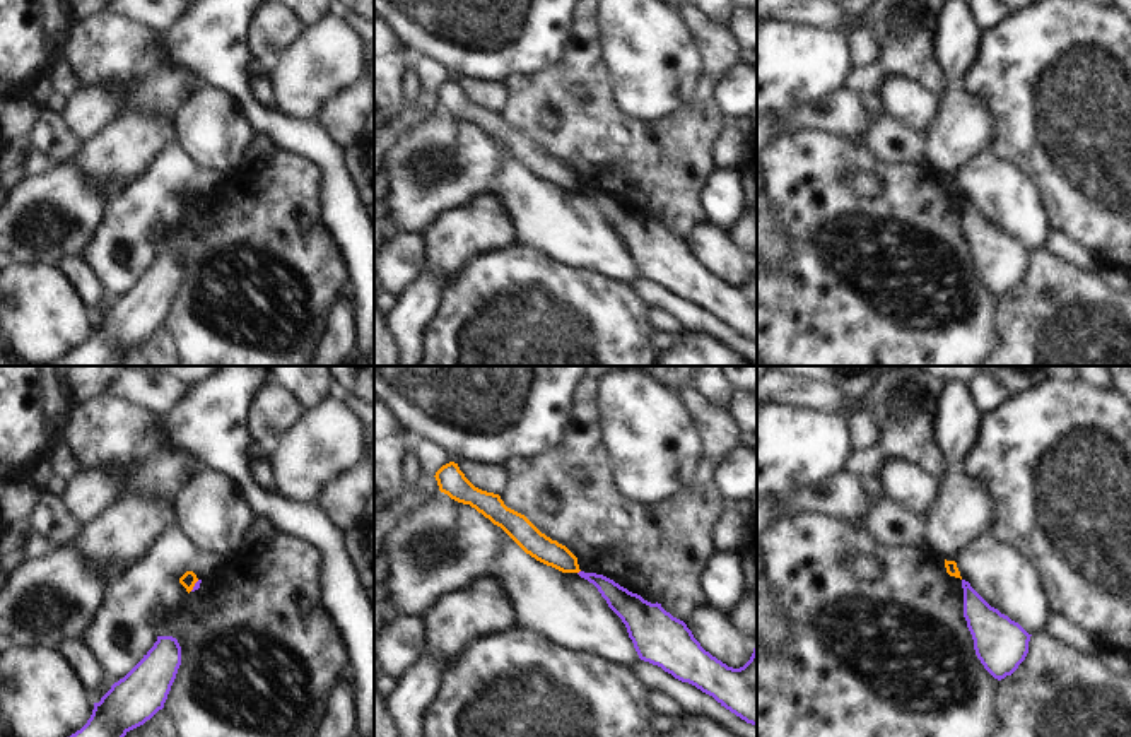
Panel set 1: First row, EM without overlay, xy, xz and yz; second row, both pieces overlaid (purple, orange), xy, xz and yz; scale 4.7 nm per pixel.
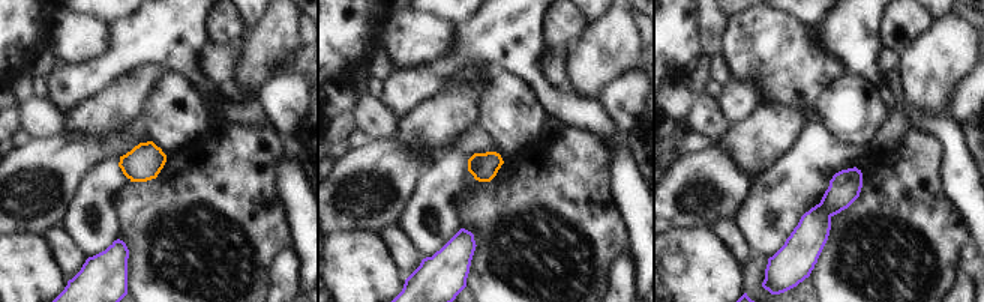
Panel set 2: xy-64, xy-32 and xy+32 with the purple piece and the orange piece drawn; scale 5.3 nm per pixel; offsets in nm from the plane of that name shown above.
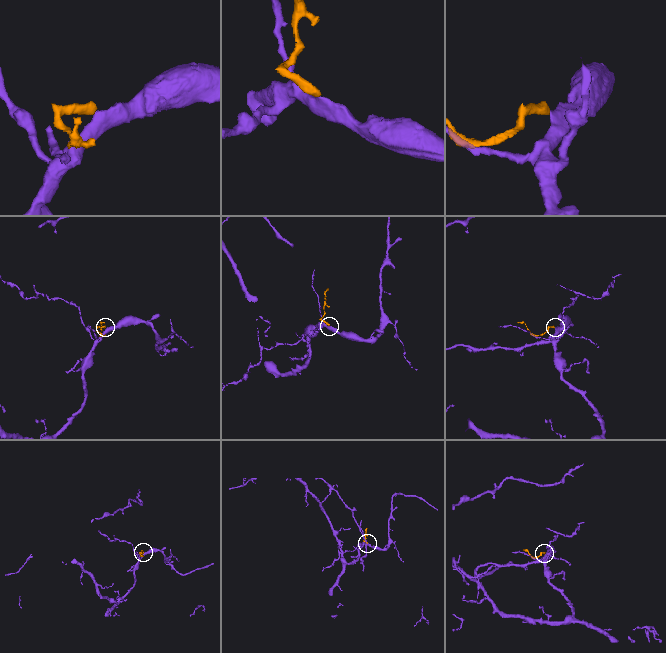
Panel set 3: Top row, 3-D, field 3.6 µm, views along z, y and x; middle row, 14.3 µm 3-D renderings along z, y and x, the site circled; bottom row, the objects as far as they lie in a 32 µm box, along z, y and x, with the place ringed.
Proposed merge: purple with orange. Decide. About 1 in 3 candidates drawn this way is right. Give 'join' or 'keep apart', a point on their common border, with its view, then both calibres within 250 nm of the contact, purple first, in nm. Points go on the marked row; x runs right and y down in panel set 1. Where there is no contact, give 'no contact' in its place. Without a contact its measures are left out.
keep apart | xy (195, 585) | 30/70 nm

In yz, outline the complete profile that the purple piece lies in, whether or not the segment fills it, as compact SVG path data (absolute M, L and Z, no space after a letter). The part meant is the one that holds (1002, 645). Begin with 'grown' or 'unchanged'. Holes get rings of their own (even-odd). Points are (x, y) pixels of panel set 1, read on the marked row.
unchanged; M962 580L962 588L964 617L974 640L976 655L984 669L1001 681L1025 660L1032 634L991 607L969 581Z

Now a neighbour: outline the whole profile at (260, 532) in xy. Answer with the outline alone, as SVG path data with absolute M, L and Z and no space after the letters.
M256 516L243 534L239 549L263 549L270 544L273 535L273 525L267 518Z

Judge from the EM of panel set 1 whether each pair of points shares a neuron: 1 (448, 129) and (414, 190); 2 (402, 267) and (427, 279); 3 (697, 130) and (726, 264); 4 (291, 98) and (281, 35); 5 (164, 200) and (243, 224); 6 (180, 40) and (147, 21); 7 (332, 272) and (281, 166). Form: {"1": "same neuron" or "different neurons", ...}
{"1": "same neuron", "2": "different neurons", "3": "different neurons", "4": "different neurons", "5": "different neurons", "6": "different neurons", "7": "same neuron"}

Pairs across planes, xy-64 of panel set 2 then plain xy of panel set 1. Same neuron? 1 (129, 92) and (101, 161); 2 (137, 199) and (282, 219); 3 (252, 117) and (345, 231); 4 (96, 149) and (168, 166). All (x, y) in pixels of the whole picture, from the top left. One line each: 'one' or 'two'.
1: one
2: one
3: one
4: two

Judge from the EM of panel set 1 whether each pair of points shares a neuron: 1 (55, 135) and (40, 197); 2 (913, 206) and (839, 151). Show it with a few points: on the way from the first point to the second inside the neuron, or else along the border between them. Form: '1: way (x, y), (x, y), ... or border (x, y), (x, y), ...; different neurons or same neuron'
1: border (70, 161), (57, 165); different neurons
2: way (897, 187), (879, 168), (858, 158); same neuron

